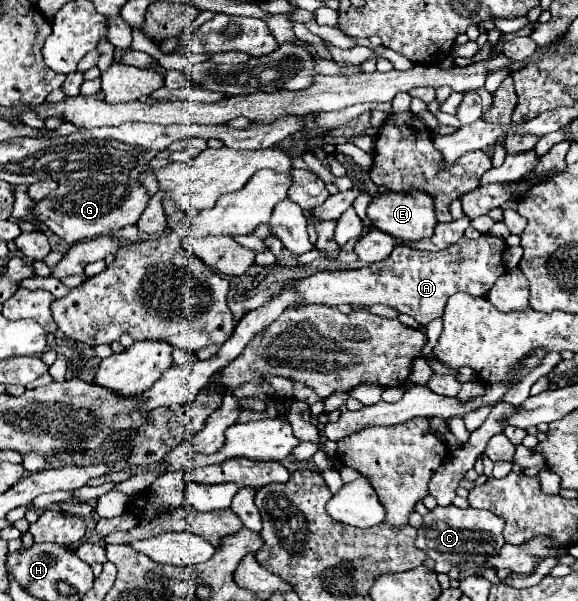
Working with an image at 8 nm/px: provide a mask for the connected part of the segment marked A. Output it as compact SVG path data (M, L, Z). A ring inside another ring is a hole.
M483 234L477 240L463 236L459 242L441 252L419 252L399 244L389 254L389 258L381 262L347 272L317 272L309 278L299 280L297 290L305 304L349 304L353 308L385 304L399 310L401 314L413 316L419 324L425 326L433 318L443 316L445 302L455 292L487 296L491 286L505 272L501 258L503 250L505 240L493 238L489 234Z

